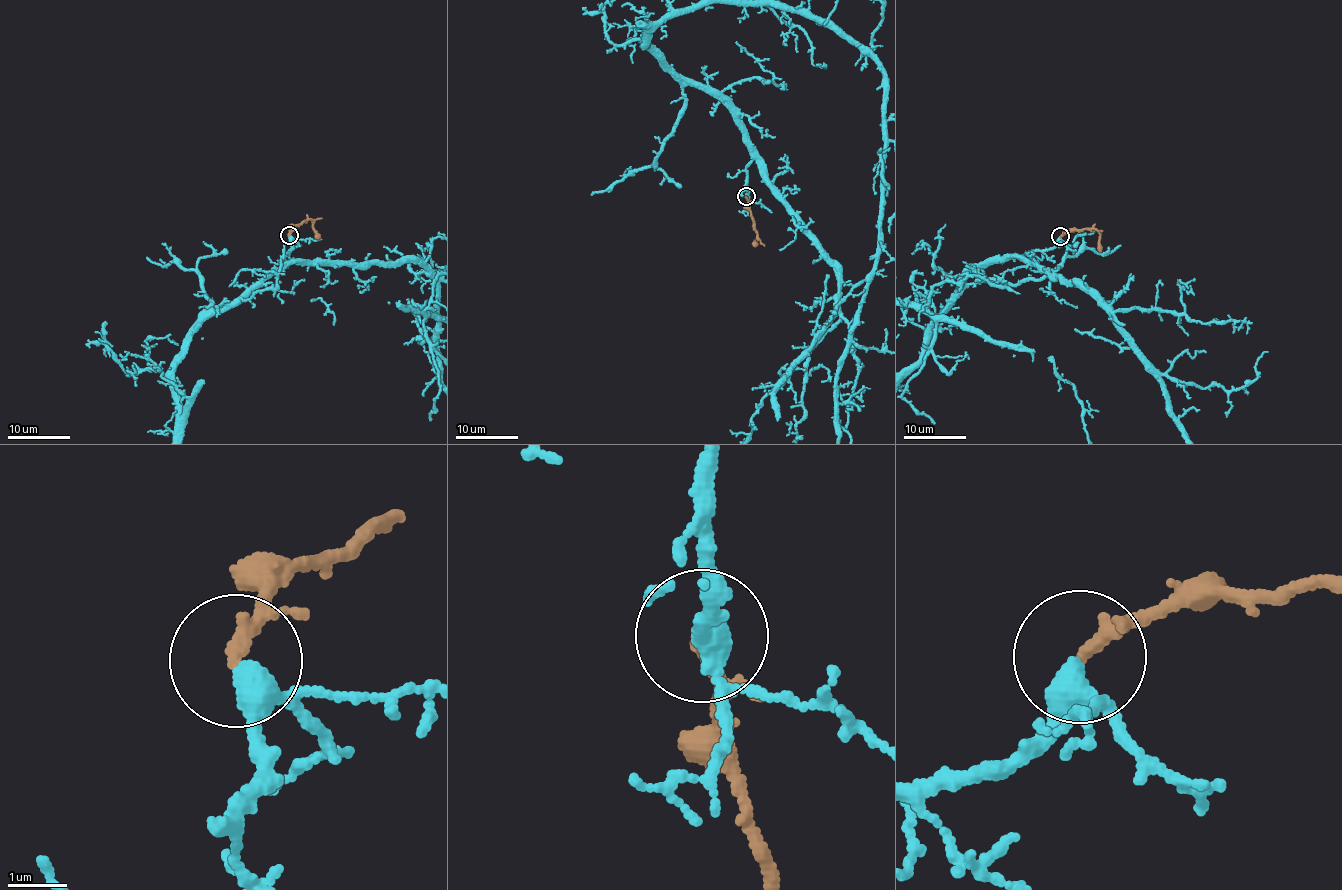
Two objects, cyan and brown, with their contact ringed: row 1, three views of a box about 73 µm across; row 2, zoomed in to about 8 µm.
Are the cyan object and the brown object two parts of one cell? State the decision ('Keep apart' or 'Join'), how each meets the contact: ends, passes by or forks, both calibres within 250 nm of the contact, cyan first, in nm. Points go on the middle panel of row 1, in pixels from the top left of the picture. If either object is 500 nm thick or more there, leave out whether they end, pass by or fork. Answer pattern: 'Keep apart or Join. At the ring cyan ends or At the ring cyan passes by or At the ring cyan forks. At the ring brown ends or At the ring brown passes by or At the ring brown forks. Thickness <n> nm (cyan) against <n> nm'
Join. At the ring cyan passes by. At the ring brown ends. Thickness 360 nm (cyan) against 240 nm

